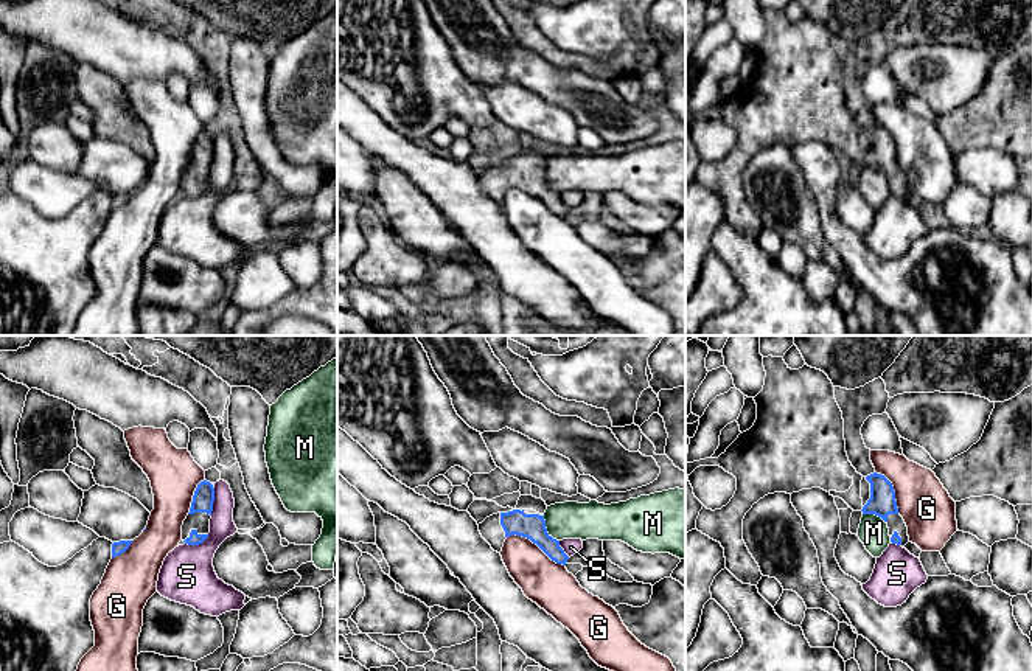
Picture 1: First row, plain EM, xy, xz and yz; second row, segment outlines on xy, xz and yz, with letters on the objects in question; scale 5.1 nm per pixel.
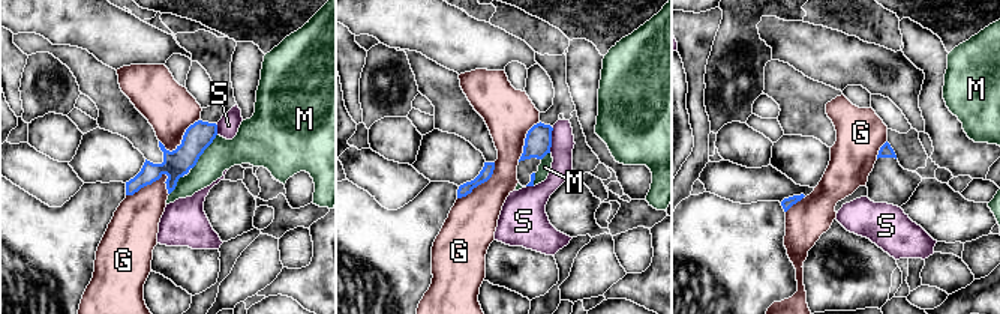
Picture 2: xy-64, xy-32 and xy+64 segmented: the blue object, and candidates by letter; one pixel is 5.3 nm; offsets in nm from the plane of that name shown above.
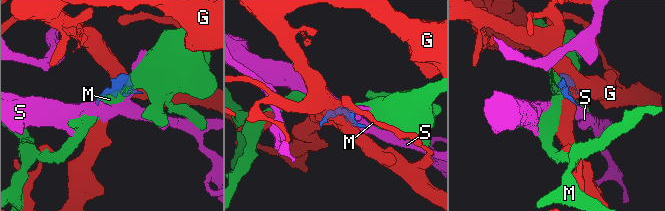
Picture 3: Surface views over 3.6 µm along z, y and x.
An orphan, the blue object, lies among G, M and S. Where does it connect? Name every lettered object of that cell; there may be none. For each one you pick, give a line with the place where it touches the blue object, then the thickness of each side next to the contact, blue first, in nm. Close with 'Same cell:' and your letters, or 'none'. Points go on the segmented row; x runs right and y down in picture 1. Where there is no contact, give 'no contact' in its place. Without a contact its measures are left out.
Same cell: none

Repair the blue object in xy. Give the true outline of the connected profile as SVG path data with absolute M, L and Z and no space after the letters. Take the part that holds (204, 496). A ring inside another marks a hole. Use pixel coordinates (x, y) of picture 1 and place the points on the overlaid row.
M204 480L197 485L190 513L182 525L182 541L188 545L202 544L210 533L210 519L214 502L214 488Z

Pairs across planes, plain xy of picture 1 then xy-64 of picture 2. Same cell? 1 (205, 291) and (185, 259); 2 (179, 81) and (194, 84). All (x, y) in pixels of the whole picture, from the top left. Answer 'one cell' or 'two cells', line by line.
1: one cell
2: two cells

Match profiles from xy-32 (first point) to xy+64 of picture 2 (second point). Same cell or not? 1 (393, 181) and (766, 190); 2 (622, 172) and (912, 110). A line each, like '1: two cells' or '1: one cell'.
1: one cell
2: two cells

